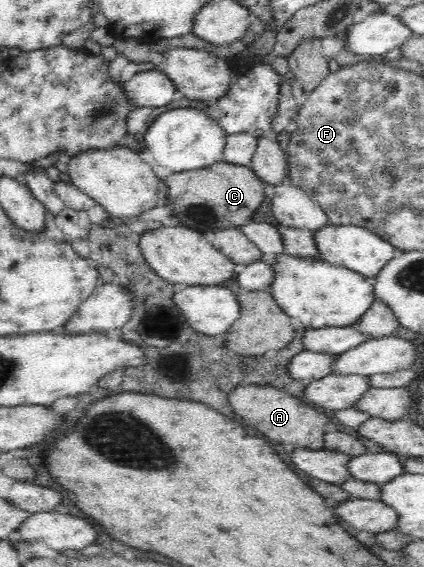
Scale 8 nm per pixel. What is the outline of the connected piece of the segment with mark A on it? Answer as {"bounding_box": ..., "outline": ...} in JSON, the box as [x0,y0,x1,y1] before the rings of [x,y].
{"bounding_box":[229,385,333,450],"outline":[[[241,385],[235,391],[229,393],[229,403],[235,409],[237,415],[243,419],[249,419],[253,427],[257,427],[261,433],[265,433],[273,441],[291,443],[295,447],[309,447],[313,450],[321,450],[324,447],[326,436],[325,425],[333,418],[315,410],[315,405],[310,402],[295,399],[295,396],[275,386],[267,385]]]}

